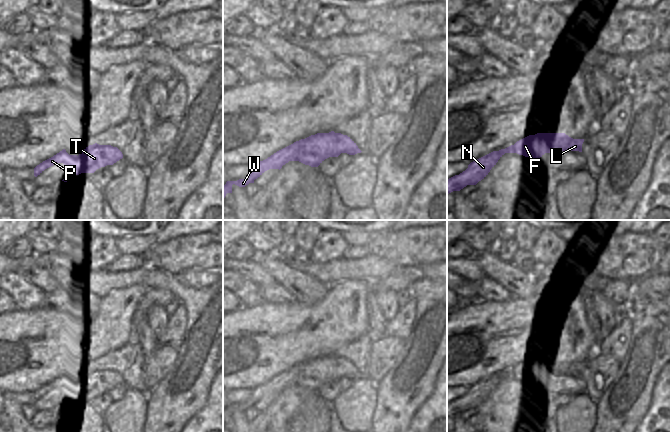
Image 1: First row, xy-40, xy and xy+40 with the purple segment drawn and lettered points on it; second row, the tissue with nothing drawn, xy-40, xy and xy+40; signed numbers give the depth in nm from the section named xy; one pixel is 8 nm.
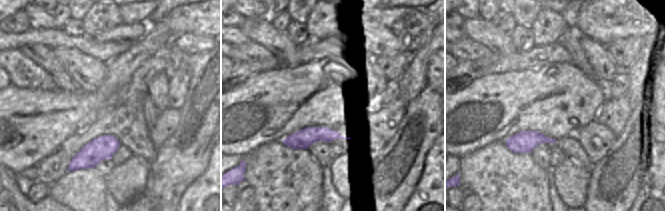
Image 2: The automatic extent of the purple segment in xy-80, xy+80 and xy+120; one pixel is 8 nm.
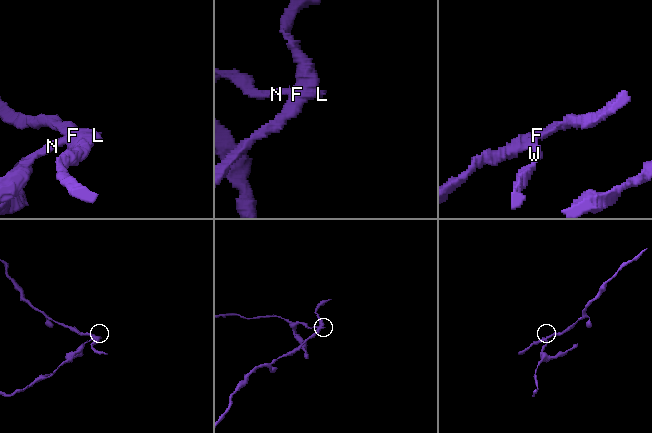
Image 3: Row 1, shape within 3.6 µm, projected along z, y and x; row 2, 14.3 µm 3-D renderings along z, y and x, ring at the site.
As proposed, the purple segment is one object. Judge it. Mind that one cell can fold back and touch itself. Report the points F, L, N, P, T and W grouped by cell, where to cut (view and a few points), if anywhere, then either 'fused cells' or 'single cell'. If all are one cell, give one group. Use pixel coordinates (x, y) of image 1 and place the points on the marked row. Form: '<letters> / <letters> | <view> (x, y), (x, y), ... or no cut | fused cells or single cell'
F L T / N P W | xy (294, 142), (297, 144), (295, 160) | fused cells

